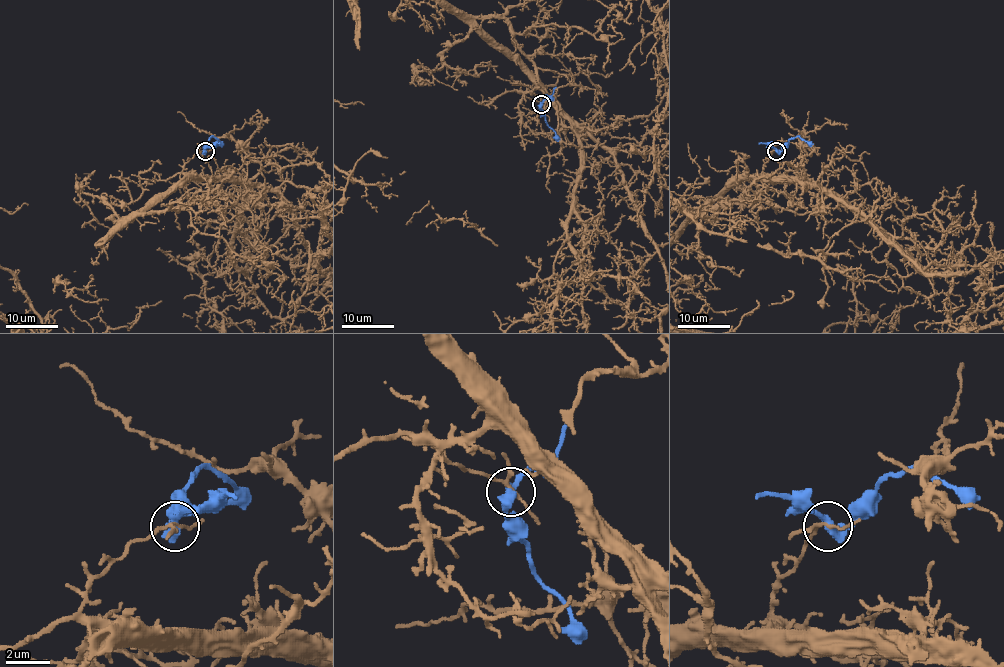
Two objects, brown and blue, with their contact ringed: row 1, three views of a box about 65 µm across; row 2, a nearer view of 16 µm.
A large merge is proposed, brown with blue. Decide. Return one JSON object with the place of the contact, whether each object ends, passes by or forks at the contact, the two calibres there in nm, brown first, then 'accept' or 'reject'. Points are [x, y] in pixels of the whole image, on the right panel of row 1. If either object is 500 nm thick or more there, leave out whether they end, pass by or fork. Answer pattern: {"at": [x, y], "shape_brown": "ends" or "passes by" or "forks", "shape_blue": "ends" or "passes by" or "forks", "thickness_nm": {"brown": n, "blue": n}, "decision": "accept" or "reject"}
{"at": [776, 151], "shape_brown": "forks", "shape_blue": "passes by", "thickness_nm": {"brown": 120, "blue": 400}, "decision": "reject"}

